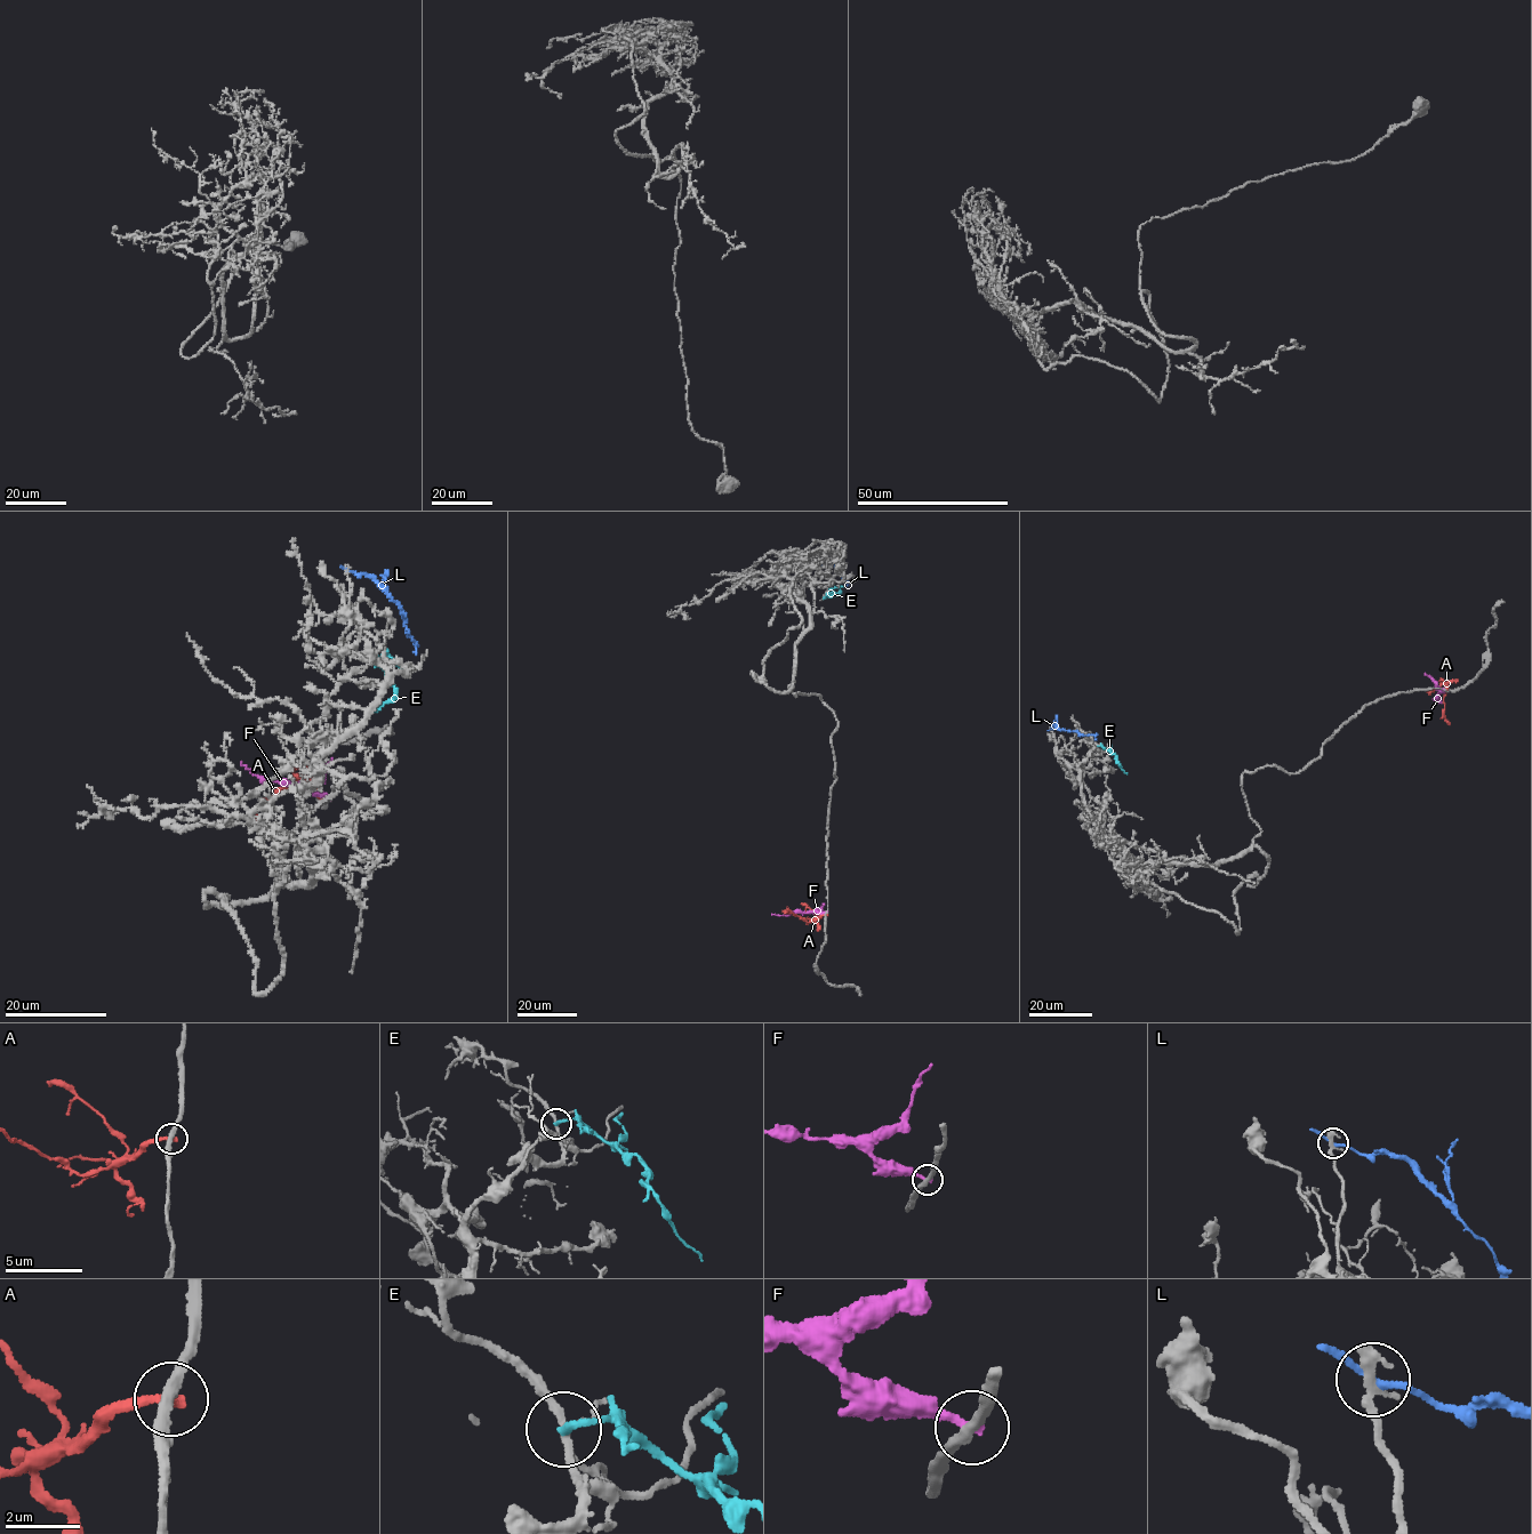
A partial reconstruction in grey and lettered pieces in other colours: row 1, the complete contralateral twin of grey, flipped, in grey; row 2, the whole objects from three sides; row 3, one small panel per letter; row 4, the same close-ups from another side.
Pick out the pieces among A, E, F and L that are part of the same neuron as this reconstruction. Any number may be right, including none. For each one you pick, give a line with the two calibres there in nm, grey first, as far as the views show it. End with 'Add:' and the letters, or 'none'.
Add: none

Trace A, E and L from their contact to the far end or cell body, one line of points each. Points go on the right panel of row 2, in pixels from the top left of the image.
A: (1446, 689), (1443, 715), (1448, 723)
E: (1097, 746), (1115, 754), (1127, 774)
L: (1051, 729), (1053, 724), (1092, 736), (1096, 739)

